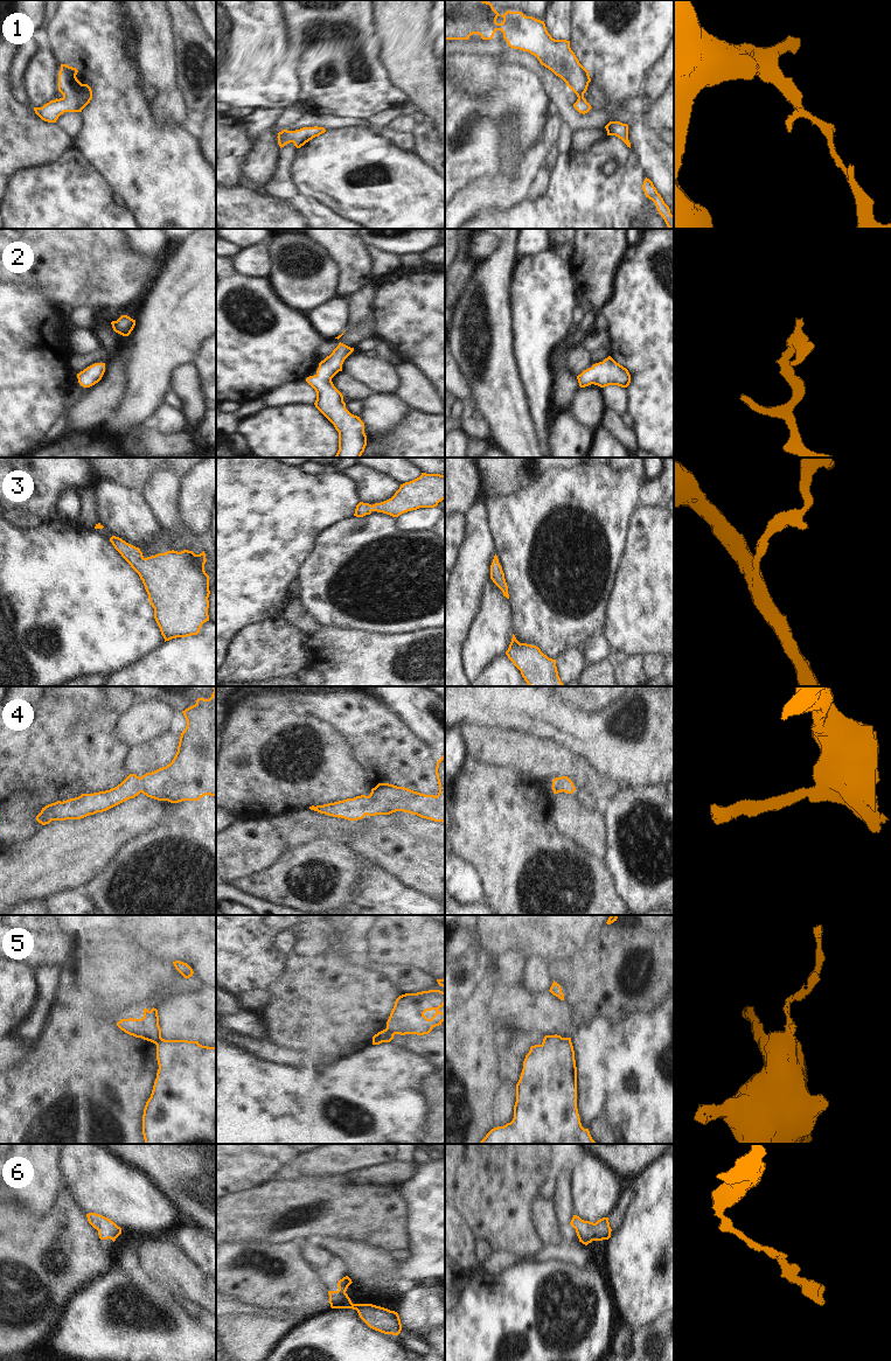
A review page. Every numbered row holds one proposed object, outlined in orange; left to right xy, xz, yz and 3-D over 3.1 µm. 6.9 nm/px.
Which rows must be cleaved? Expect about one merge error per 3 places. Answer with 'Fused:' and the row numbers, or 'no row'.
Fused: 5

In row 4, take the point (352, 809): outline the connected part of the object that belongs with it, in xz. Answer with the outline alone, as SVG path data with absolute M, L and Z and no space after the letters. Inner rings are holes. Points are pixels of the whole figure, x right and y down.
M445 755L437 761L436 775L439 784L437 796L420 794L389 783L378 783L371 789L369 796L361 795L323 805L312 805L309 809L348 821L362 819L366 815L390 815L396 811L404 811L445 823Z

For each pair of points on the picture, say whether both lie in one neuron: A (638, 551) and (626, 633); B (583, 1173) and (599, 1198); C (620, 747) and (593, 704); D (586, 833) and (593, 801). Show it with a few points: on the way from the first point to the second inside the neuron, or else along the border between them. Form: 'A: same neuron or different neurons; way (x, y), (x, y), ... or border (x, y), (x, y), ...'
A: same neuron; way (638, 571), (638, 613)
B: same neuron; way (589, 1179), (596, 1186), (596, 1192)
C: different neurons; border (619, 698), (596, 712), (584, 712), (571, 705)
D: different neurons; border (580, 802), (586, 807), (601, 807)

